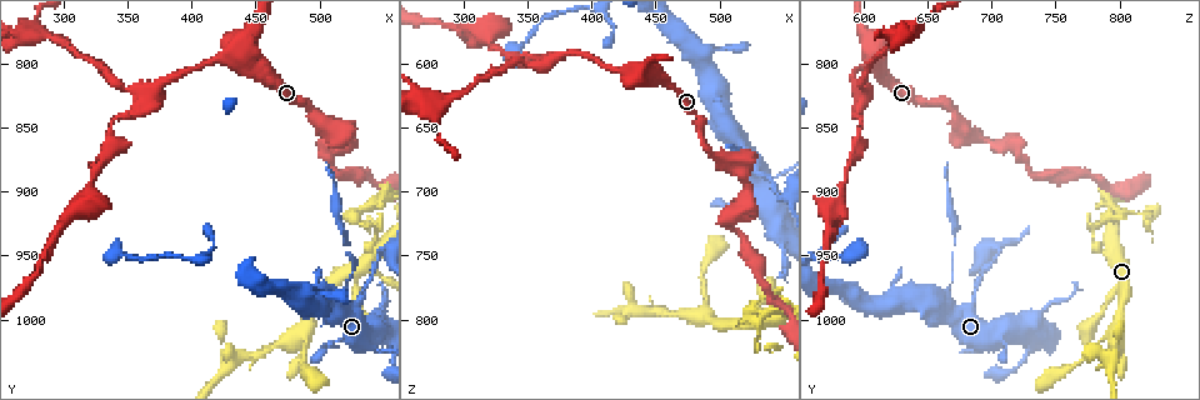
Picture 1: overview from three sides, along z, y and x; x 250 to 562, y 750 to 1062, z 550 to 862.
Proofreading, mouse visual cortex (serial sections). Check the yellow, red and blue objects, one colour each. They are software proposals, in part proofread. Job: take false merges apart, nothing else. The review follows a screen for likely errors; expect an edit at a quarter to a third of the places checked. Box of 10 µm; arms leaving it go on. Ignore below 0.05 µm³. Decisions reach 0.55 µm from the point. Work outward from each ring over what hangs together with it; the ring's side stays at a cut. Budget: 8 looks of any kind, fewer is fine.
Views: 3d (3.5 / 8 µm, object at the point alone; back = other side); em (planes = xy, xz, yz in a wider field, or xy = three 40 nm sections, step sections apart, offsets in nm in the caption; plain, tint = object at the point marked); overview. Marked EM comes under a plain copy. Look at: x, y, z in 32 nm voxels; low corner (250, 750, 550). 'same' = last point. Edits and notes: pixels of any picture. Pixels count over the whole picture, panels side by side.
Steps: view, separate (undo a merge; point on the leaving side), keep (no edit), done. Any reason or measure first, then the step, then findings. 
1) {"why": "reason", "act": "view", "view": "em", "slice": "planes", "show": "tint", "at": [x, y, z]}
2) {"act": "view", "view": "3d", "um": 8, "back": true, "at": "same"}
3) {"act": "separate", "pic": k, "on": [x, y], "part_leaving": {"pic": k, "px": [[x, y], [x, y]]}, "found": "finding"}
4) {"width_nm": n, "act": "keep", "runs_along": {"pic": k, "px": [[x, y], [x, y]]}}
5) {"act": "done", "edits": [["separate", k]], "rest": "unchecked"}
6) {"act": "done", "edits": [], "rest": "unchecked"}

{"why": "three-way junction", "act": "view", "view": "3d", "um": 3.5, "at": [438, 794, 606]}

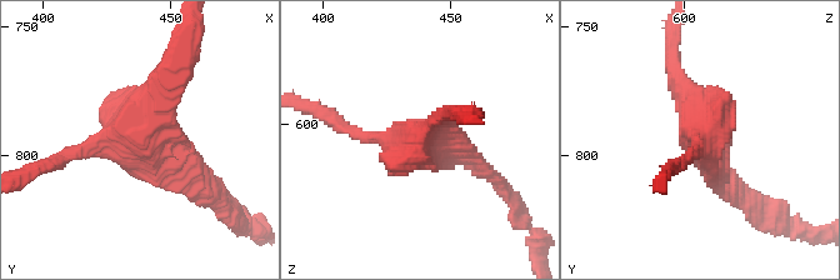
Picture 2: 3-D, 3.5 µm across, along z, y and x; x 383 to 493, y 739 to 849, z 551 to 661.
{"why": "now the EM", "act": "view", "view": "em", "slice": "xy", "step": 5, "show": "tint", "at": [437, 796, 608]}

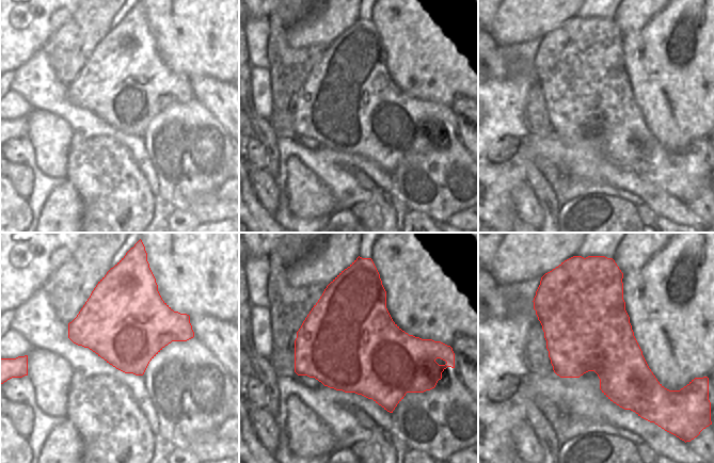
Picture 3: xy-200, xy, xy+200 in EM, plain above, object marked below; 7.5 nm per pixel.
{"act": "keep", "found": "one cell here"}

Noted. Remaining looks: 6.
{"why": "a fork", "act": "view", "view": "3d", "um": 3.5, "at": [368, 822, 600]}

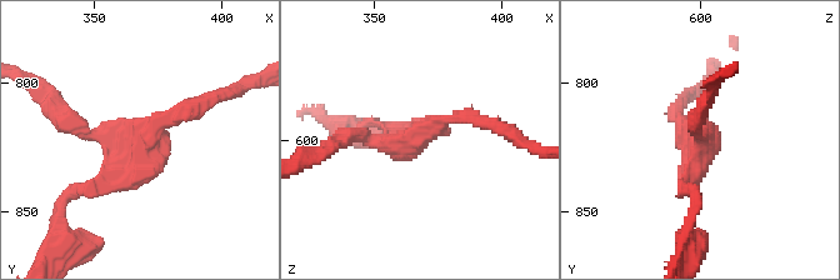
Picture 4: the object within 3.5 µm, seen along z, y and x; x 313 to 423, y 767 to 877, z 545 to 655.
{"why": "need the tissue", "act": "view", "view": "em", "slice": "xy", "step": 3, "show": "tint", "at": [368, 823, 598]}

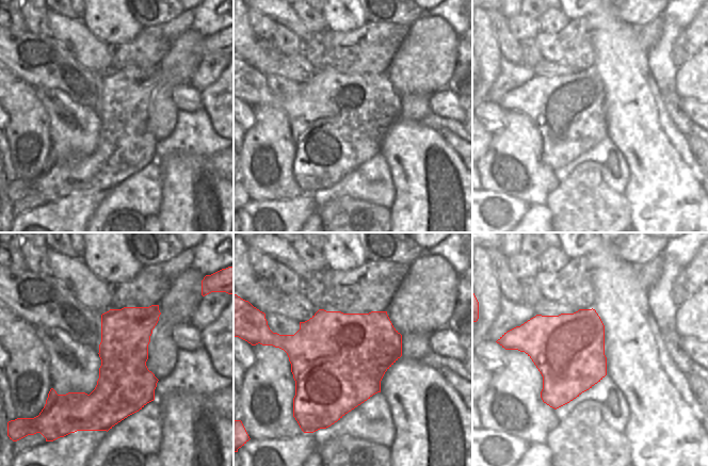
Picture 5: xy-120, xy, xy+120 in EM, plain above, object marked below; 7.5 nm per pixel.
{"arms": 3, "arm_widths_nm": [200, 200, 200], "act": "keep", "runs_along": {"pic": 4, "px": [[204, 99], [81, 191]]}, "found": "one cell here"}

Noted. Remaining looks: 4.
{"act": "view", "view": "3d", "um": 3.5, "at": [272, 778, 630]}

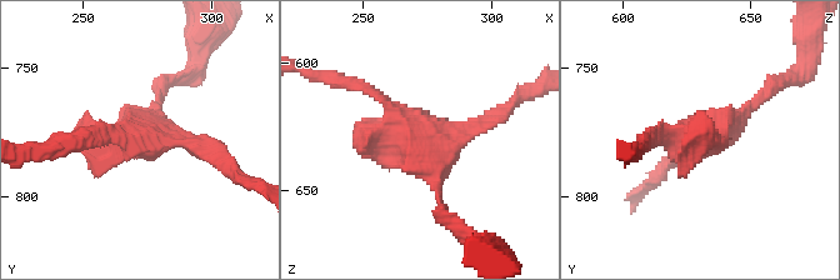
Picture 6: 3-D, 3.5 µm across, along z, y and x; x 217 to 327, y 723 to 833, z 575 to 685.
{"why": "now the EM", "act": "view", "view": "em", "slice": "xy", "step": 5, "show": "tint", "at": [274, 779, 629]}

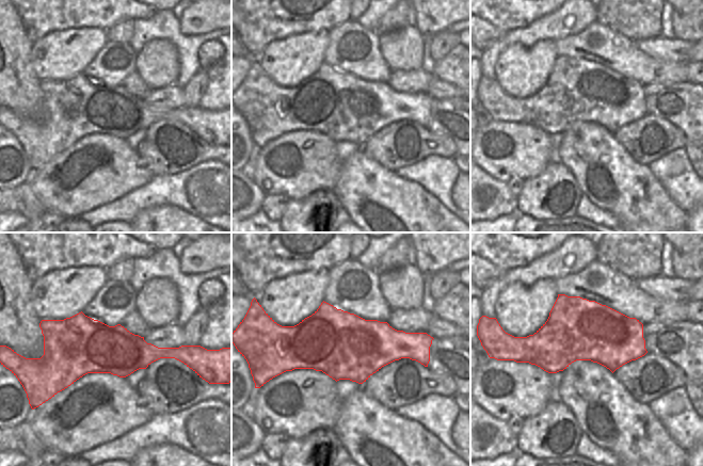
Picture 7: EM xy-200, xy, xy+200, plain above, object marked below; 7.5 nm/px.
{"act": "keep", "runs_along": {"pic": 6, "px": [[491, 119], [441, 150], [373, 125]]}, "found": "continuous, no second cell"}

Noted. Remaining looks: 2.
{"act": "done", "edits": [], "rest": "unchecked"}

